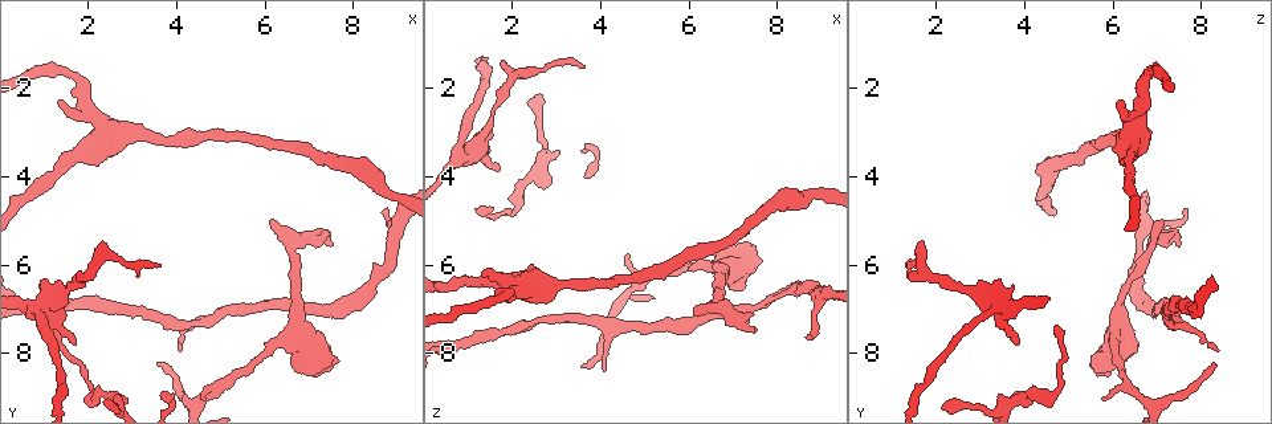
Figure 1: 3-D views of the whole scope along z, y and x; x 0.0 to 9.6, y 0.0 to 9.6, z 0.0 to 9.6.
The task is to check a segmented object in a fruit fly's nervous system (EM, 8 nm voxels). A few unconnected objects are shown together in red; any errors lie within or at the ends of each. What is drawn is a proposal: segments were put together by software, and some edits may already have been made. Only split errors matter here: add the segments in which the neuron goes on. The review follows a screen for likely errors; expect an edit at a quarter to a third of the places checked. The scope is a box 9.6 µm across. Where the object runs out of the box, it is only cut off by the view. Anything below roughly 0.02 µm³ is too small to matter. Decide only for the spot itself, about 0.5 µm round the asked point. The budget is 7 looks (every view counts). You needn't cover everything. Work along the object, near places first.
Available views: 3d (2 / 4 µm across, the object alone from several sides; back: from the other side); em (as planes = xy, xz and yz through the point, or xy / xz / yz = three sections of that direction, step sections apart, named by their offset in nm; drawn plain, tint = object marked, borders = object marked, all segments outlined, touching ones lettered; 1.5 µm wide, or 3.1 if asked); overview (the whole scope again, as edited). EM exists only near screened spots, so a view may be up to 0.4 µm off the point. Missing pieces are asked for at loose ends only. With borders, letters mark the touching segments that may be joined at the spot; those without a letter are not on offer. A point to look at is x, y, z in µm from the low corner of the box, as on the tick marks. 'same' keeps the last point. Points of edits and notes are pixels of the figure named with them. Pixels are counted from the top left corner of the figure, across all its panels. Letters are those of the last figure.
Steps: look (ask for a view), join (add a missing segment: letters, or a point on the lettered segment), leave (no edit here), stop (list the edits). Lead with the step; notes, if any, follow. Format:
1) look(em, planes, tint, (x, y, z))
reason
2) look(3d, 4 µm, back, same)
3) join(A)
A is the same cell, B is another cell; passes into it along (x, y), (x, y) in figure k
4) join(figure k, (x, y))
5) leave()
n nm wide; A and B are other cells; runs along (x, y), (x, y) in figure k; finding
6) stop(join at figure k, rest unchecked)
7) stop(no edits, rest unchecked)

look(3d, 4 µm, (3.55, 8.20, 8.30))
thin end

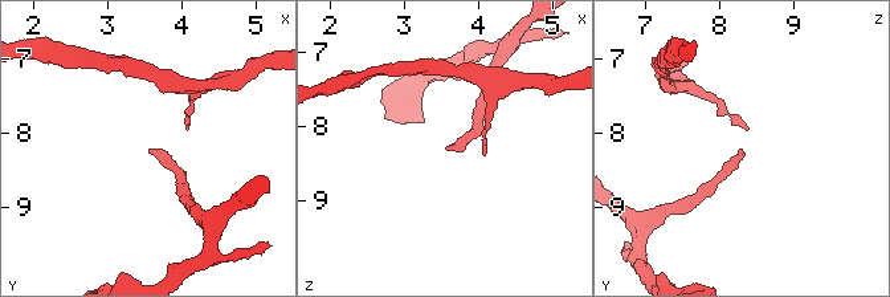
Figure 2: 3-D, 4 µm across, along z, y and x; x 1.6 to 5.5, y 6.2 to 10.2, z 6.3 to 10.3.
look(em, yz, step 8, tint, (3.55, 8.20, 8.35))

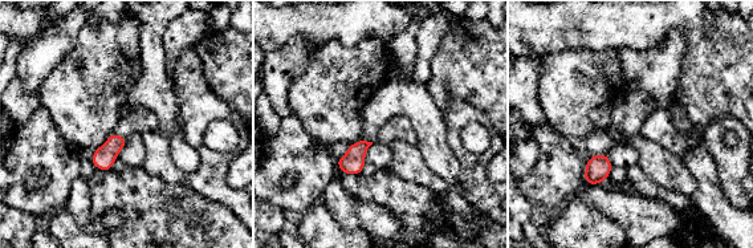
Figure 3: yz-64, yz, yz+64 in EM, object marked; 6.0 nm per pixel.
look(em, planes, borders, same)
cut it another way

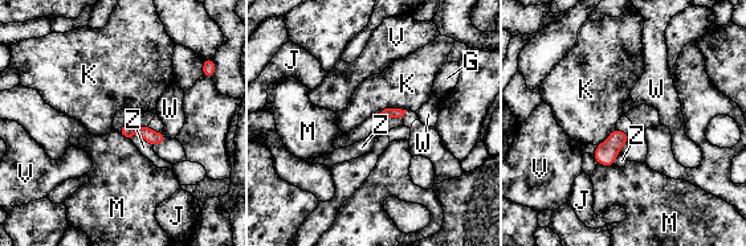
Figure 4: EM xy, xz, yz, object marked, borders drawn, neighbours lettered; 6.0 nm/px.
leave()
Z touches over 160 nm; G, J, K, M, V, W and Z are other cells; border along (383, 109), (407, 110) in figure 4; none of them fits

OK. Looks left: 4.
look(3d, 2 µm, (8.70, 4.75, 7.70))
tapers out

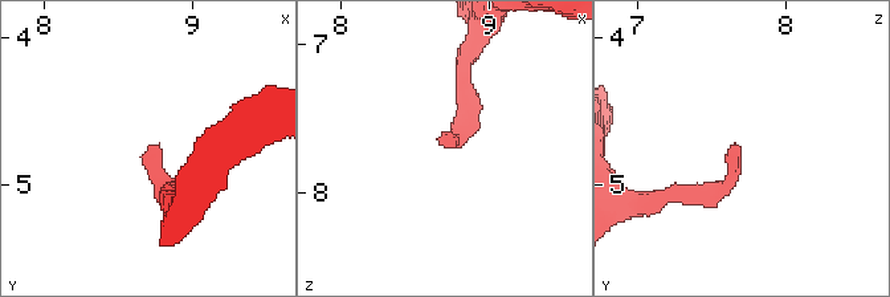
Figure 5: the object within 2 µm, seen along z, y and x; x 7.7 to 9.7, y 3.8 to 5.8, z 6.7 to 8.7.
look(em, planes, borders, (8.70, 4.72, 7.64))

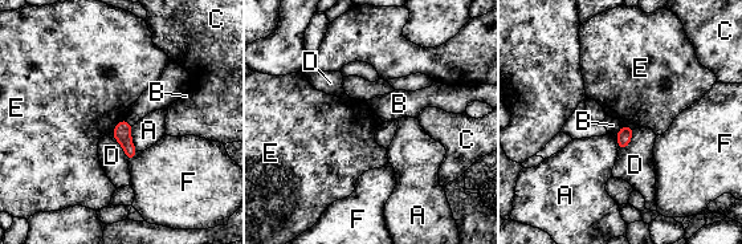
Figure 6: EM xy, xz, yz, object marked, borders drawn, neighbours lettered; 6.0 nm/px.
leave()
90 nm wide; D touches over 220 nm; A, B, C, D, E and F are other cells; no lettered segment goes on from it

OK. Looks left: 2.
look(em, xy, step 8, borders, (1.35, 2.30, 6.20))
branch stops here

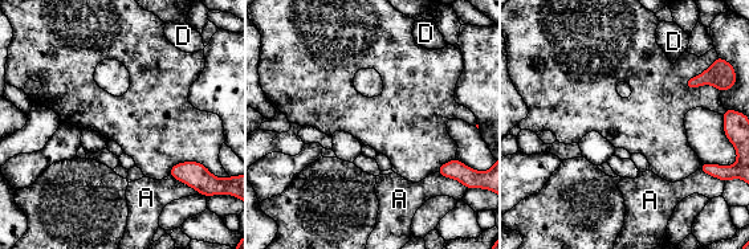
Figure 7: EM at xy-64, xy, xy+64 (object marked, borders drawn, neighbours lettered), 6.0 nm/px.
look(em, planes, borders, same)

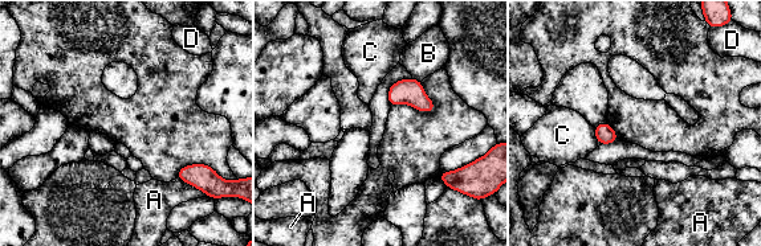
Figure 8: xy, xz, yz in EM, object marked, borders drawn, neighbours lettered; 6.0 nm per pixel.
leave()
C touches over 120 nm; A, B, C and D are other cells; border along (606, 121), (594, 127) in figure 8; none of them fits

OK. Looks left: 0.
stop(no edits, rest unchecked)

